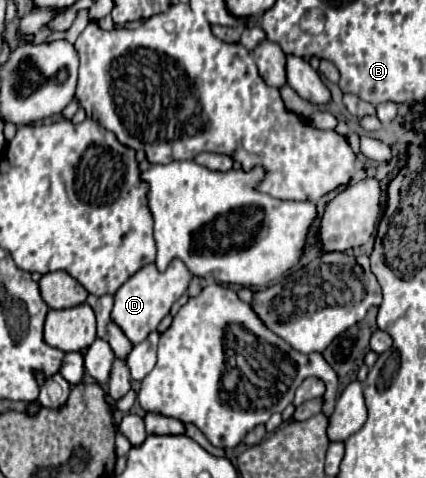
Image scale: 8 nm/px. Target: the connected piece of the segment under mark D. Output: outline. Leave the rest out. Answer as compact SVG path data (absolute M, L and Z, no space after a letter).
M172 260L166 272L158 272L156 264L146 264L134 276L130 276L114 294L112 320L122 328L132 344L138 344L158 328L160 320L170 312L170 306L186 292L188 284L188 268L182 260Z

